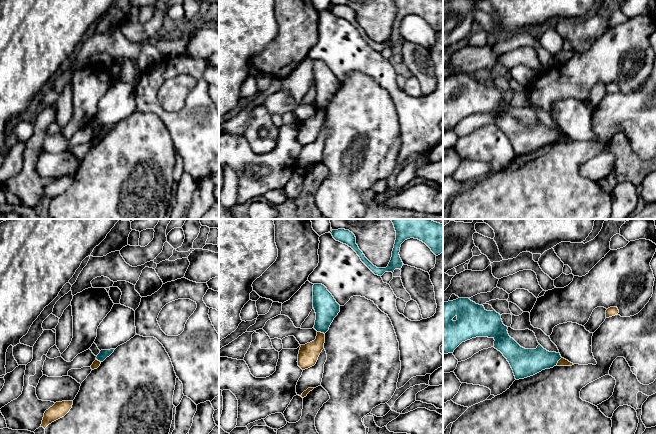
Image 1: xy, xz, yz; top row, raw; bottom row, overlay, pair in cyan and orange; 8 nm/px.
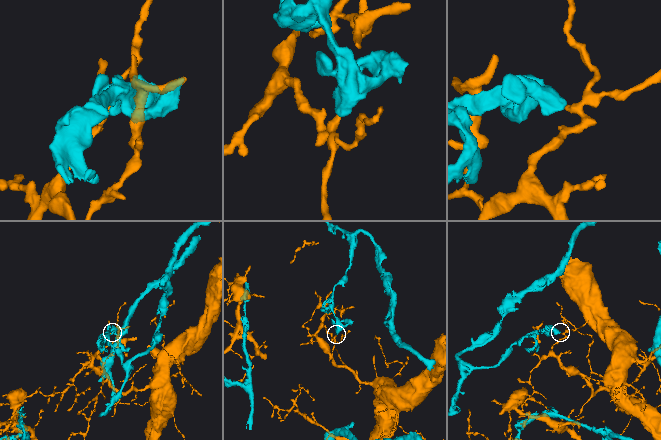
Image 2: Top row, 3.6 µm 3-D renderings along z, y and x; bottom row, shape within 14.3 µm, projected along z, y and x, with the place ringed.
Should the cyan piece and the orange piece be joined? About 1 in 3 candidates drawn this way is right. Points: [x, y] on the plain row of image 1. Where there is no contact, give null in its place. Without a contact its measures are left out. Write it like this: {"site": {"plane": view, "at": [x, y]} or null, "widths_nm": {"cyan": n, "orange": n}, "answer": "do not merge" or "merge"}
{"site": {"plane": "xz", "at": [321, 108]}, "widths_nm": {"cyan": 190, "orange": 160}, "answer": "do not merge"}

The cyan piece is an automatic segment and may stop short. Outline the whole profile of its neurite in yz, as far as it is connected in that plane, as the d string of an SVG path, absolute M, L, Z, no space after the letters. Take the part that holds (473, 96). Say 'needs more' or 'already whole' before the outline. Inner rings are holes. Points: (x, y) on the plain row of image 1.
already whole; M458 74L443 79L443 131L453 129L454 126L467 116L476 113L493 114L494 124L500 127L509 138L515 155L533 152L542 146L553 144L562 134L560 129L549 128L540 120L536 125L521 123L507 107L508 103L502 98L501 91L495 86L487 87L483 81L476 80L469 74Z

